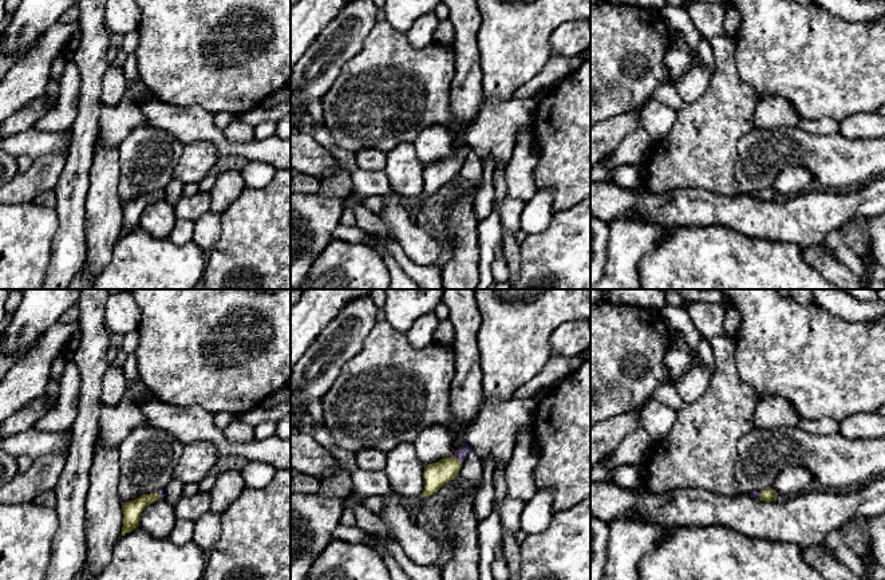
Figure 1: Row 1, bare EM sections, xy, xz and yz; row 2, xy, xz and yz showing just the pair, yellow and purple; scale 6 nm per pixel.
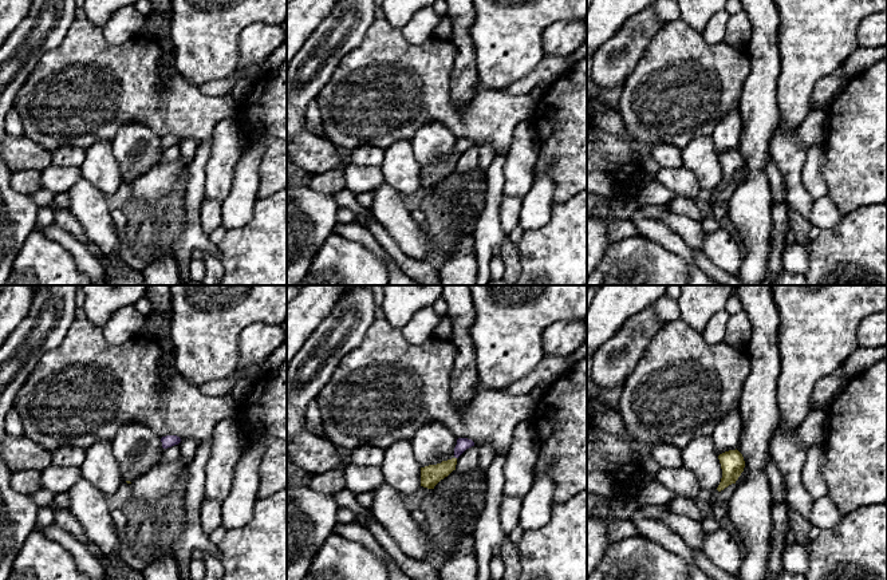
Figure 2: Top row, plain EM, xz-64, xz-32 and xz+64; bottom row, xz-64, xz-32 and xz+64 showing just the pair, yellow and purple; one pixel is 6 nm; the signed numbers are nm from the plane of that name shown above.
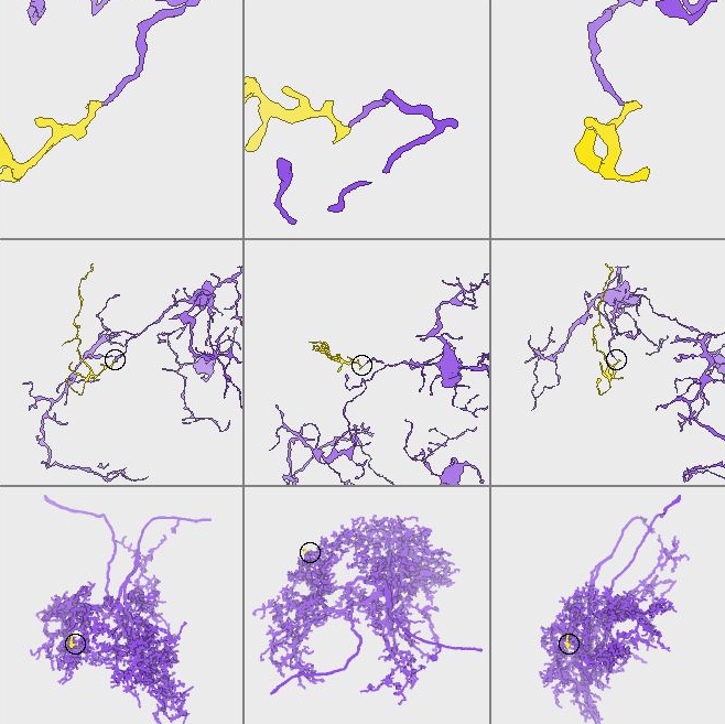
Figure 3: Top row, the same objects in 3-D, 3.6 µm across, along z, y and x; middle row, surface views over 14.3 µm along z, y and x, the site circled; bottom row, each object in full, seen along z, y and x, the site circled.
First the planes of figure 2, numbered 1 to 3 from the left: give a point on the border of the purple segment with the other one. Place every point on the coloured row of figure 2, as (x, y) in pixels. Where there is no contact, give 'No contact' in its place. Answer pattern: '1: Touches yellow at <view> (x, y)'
1: No contact
2: No contact
3: No contact

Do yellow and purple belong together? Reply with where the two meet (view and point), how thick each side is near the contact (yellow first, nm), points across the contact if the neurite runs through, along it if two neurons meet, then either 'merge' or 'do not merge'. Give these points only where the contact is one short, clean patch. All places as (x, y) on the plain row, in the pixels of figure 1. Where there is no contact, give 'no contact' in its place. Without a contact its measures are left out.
xz (458, 160) | 150/70 nm | across xz (438, 174), (458, 160), (465, 149) | merge

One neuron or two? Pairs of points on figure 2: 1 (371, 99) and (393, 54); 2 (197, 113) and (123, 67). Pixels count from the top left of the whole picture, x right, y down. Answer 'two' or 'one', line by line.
1: one
2: one

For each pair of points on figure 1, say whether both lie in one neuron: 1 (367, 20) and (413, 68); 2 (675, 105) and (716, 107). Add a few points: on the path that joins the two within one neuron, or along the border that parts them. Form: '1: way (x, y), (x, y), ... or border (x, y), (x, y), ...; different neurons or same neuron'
1: border (378, 22), (356, 54); different neurons
2: border (684, 105), (676, 111); different neurons

